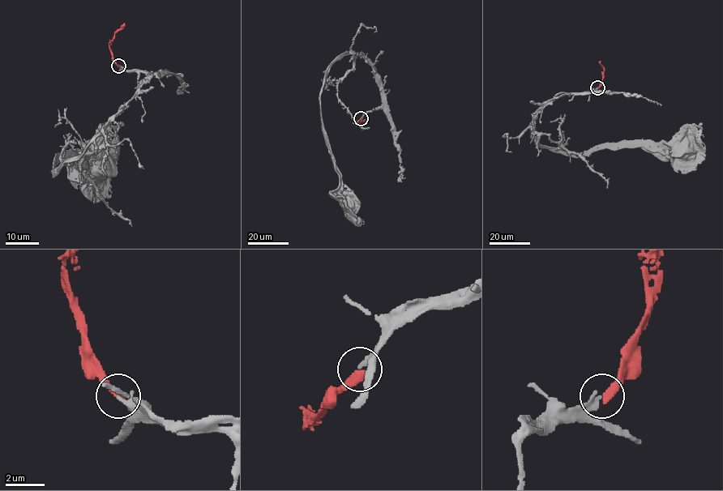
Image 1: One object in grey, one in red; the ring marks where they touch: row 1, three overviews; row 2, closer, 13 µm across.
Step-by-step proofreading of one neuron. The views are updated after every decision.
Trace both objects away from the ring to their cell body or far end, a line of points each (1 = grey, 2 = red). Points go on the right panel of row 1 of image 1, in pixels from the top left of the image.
1: (597, 87), (553, 98), (536, 115), (532, 135), (548, 148), (574, 153), (634, 146), (674, 152), (684, 146)
2: (597, 87), (603, 70), (601, 61)

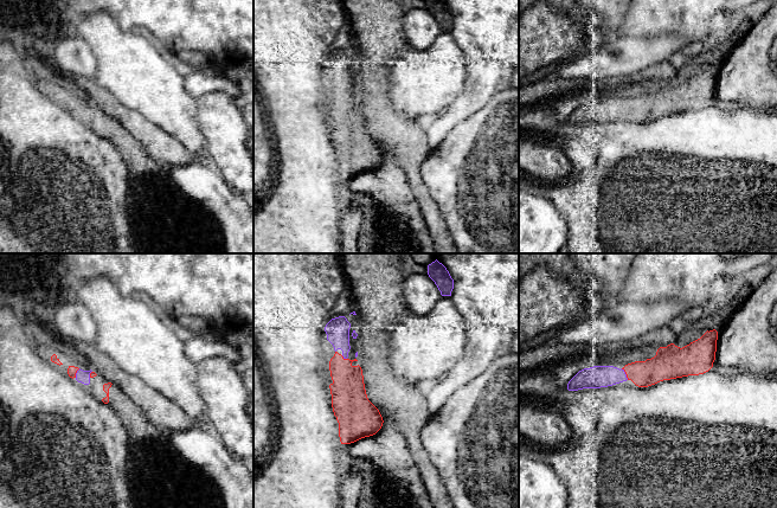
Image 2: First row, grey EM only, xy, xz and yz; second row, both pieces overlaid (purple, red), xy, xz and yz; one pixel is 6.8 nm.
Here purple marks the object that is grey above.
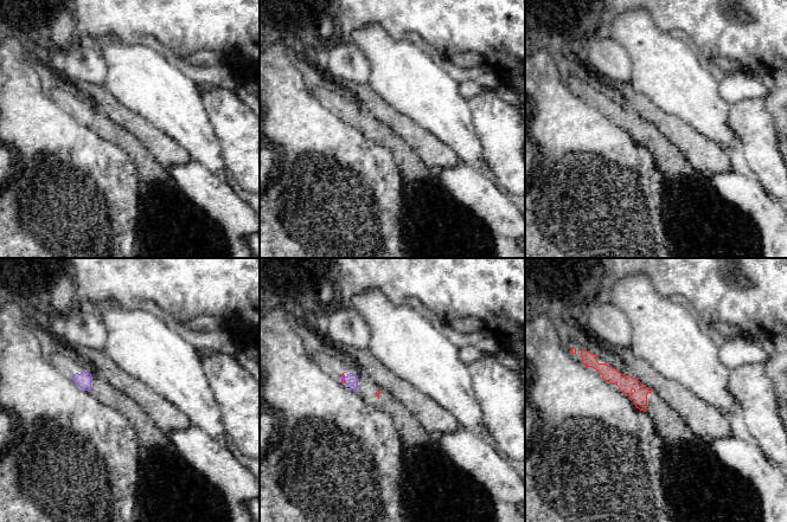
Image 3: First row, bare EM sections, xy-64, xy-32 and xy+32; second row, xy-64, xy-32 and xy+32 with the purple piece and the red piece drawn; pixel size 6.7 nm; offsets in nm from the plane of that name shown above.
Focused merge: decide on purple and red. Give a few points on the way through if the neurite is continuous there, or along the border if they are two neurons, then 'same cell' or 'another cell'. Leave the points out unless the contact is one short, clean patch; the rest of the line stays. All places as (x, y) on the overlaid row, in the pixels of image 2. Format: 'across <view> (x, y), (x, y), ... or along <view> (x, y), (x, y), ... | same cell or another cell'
across yz (596, 377), (625, 374), (650, 372), (661, 367) | same cell

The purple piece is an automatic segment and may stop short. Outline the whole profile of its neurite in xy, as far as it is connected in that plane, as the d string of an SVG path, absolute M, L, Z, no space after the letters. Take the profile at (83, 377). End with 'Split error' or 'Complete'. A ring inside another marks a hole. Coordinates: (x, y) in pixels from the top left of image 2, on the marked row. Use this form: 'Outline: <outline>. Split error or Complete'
Outline: M69 366L68 374L70 378L75 378L78 382L82 382L84 385L90 384L90 379L96 377L97 374L95 372L90 371L83 371L75 366Z. Split error

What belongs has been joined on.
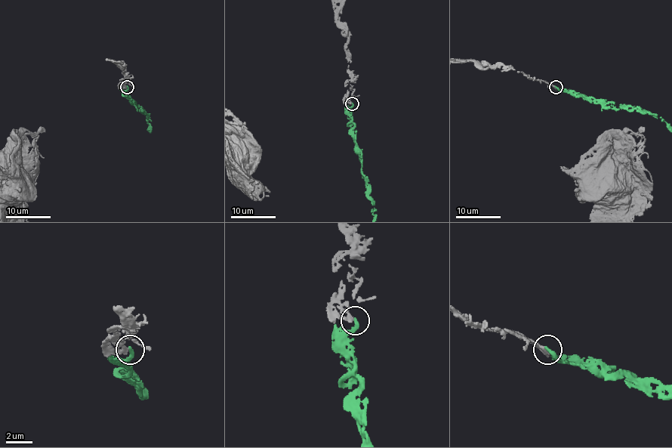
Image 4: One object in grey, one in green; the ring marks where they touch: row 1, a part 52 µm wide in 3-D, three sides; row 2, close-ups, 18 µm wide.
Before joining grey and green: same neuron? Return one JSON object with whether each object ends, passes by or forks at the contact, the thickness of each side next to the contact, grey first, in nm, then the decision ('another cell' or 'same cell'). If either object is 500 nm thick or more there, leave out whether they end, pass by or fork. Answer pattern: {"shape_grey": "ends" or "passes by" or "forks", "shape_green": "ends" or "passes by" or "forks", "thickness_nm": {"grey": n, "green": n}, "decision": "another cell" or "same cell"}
{"shape_grey": "ends", "shape_green": "ends", "thickness_nm": {"grey": 280, "green": 320}, "decision": "same cell"}

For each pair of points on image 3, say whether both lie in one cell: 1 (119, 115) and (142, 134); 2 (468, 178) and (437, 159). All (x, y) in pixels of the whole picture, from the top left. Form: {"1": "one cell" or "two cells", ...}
{"1": "one cell", "2": "two cells"}

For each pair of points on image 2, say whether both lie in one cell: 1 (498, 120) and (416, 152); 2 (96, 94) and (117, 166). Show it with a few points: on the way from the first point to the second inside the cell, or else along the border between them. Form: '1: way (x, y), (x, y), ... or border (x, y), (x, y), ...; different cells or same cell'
1: border (432, 148), (422, 164), (419, 173); different cells
2: border (97, 108), (109, 116); different cells

